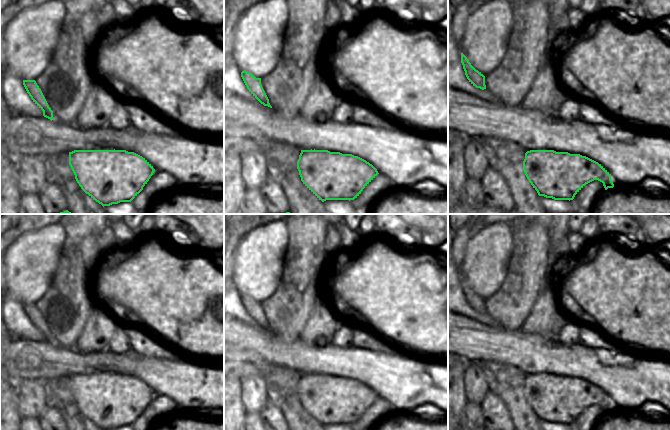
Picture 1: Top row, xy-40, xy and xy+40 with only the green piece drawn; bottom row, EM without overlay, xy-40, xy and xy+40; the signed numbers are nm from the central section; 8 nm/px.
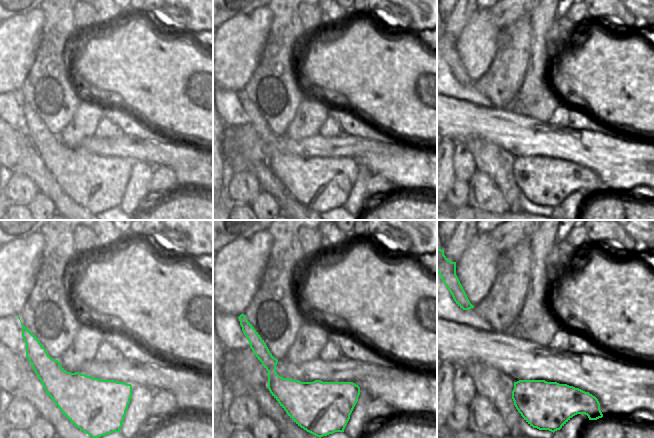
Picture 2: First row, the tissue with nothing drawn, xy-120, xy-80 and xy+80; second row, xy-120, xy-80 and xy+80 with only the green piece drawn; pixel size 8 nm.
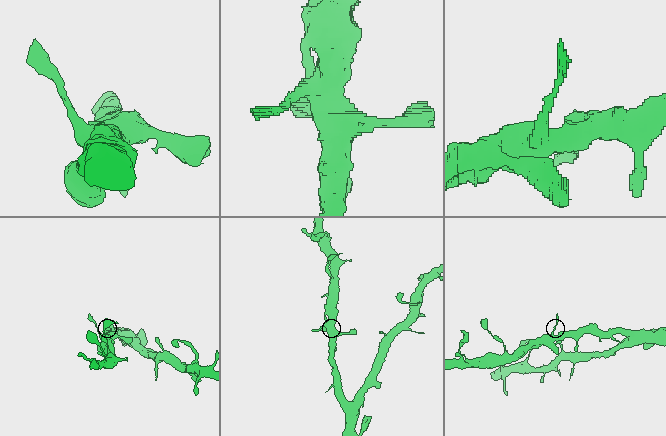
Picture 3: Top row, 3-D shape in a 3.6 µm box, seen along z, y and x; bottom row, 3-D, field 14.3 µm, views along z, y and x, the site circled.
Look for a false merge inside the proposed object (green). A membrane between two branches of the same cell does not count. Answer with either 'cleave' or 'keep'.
keep

